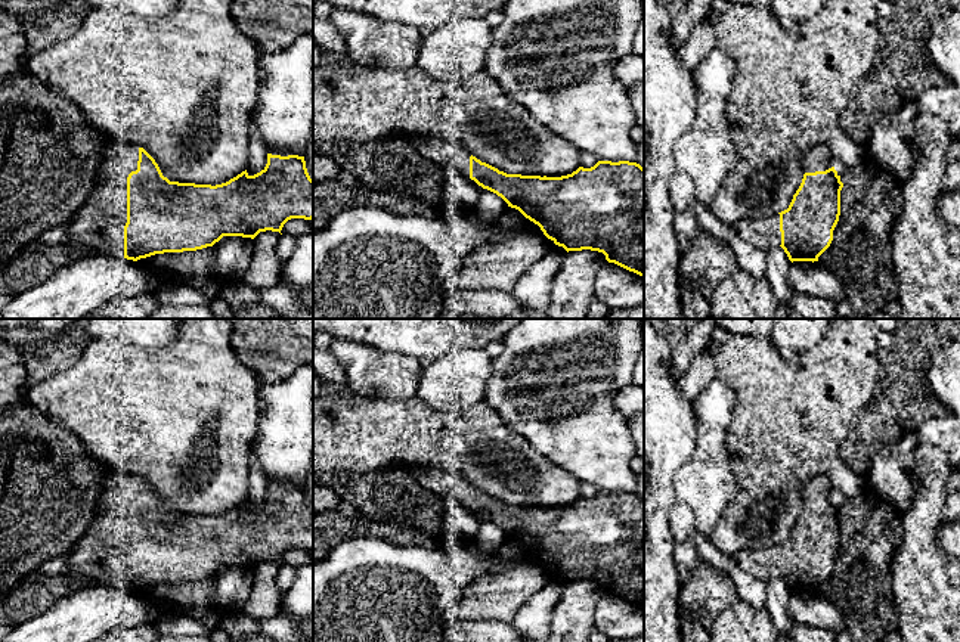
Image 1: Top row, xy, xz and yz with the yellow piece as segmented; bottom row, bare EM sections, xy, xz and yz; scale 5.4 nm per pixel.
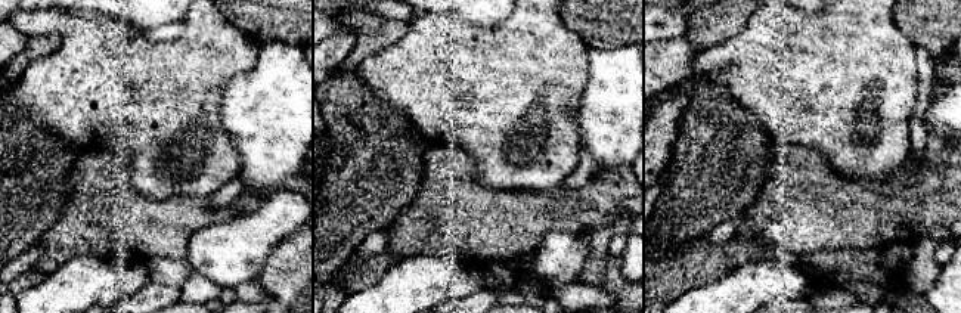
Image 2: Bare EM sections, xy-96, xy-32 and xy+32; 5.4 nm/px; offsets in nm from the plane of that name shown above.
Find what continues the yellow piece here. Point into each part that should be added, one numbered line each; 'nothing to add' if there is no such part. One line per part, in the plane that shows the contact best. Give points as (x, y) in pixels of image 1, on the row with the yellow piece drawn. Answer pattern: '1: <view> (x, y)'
1: xy (98, 226)

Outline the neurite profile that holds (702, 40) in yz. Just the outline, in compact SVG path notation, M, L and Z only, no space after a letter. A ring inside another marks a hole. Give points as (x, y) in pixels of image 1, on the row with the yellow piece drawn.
M704 18L678 49L678 59L685 72L696 66L716 47L715 27L710 18Z

